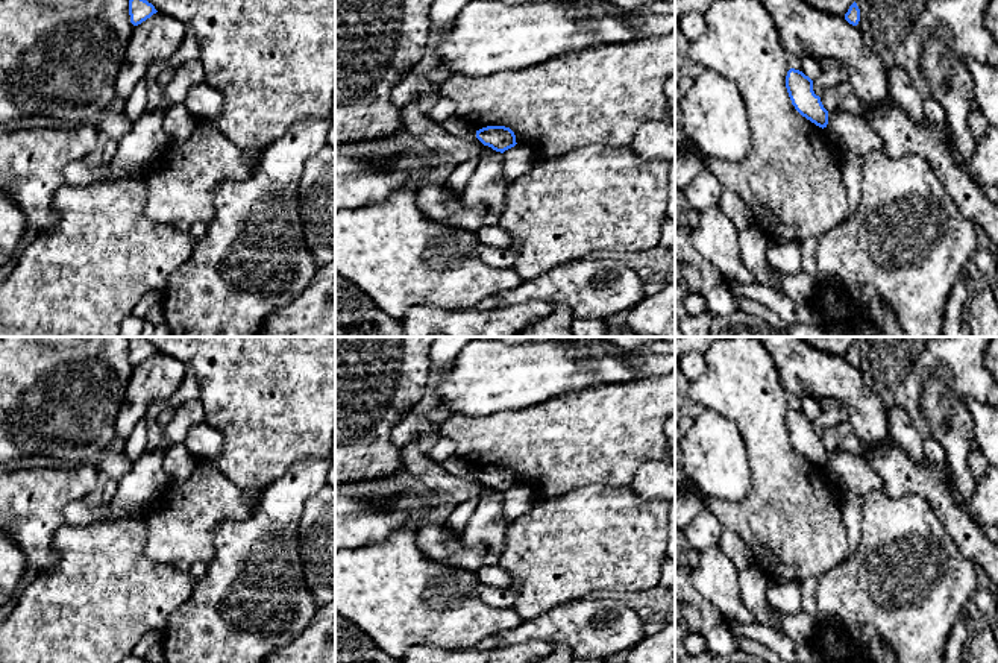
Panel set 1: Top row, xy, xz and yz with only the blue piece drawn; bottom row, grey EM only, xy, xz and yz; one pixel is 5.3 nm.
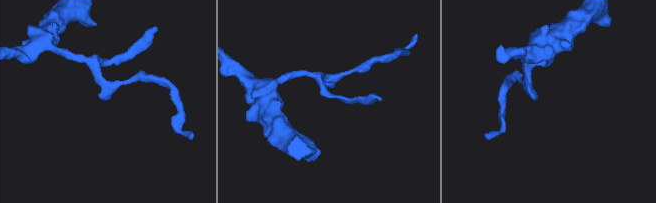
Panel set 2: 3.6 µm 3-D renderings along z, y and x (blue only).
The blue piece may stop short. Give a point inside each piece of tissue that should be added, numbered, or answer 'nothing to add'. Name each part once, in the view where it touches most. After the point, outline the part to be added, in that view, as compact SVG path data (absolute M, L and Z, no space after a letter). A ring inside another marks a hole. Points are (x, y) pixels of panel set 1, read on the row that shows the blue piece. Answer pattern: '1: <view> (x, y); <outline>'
nothing to add

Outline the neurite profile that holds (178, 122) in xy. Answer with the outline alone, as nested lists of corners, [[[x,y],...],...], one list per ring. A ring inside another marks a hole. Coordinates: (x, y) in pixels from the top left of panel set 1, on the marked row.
[[[184,103],[168,108],[162,115],[162,127],[171,144],[185,141],[196,129],[197,118]]]

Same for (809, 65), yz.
[[[799,56],[799,64],[801,65],[798,70],[808,76],[811,80],[819,79],[824,74],[816,58],[813,56]]]

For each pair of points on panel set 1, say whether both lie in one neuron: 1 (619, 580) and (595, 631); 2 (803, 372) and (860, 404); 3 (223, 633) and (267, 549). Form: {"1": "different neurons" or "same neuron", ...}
{"1": "different neurons", "2": "same neuron", "3": "same neuron"}

